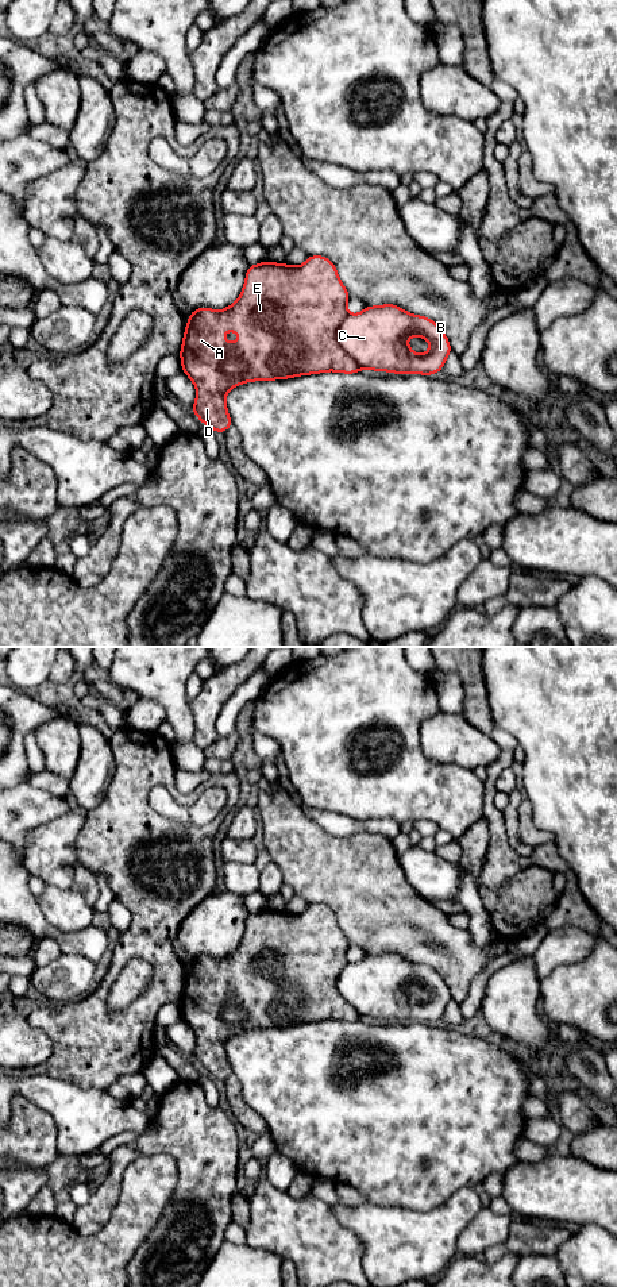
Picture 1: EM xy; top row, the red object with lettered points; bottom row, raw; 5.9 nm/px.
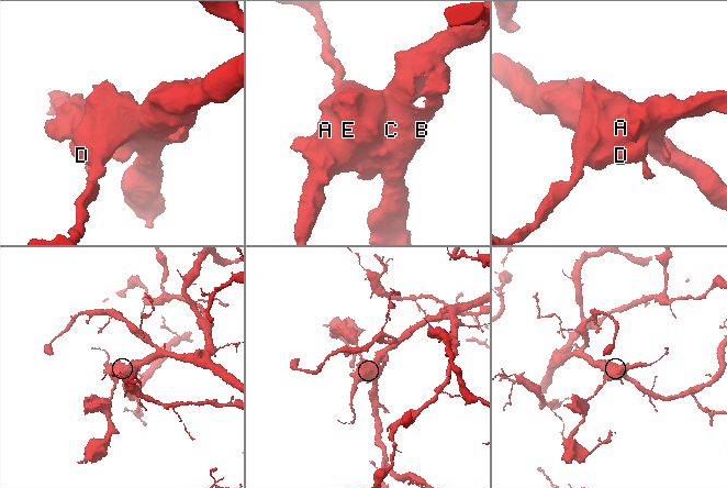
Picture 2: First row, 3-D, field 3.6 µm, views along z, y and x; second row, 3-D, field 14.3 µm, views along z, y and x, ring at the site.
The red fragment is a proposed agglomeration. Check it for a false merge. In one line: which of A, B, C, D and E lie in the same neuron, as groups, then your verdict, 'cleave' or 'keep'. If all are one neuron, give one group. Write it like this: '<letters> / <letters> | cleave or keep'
A D E / B C | cleave

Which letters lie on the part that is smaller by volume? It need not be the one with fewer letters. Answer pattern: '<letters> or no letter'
A, D, E

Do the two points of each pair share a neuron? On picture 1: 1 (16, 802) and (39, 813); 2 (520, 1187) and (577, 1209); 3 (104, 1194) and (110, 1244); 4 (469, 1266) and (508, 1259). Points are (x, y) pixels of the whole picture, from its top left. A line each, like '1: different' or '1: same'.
1: same
2: same
3: different
4: same

